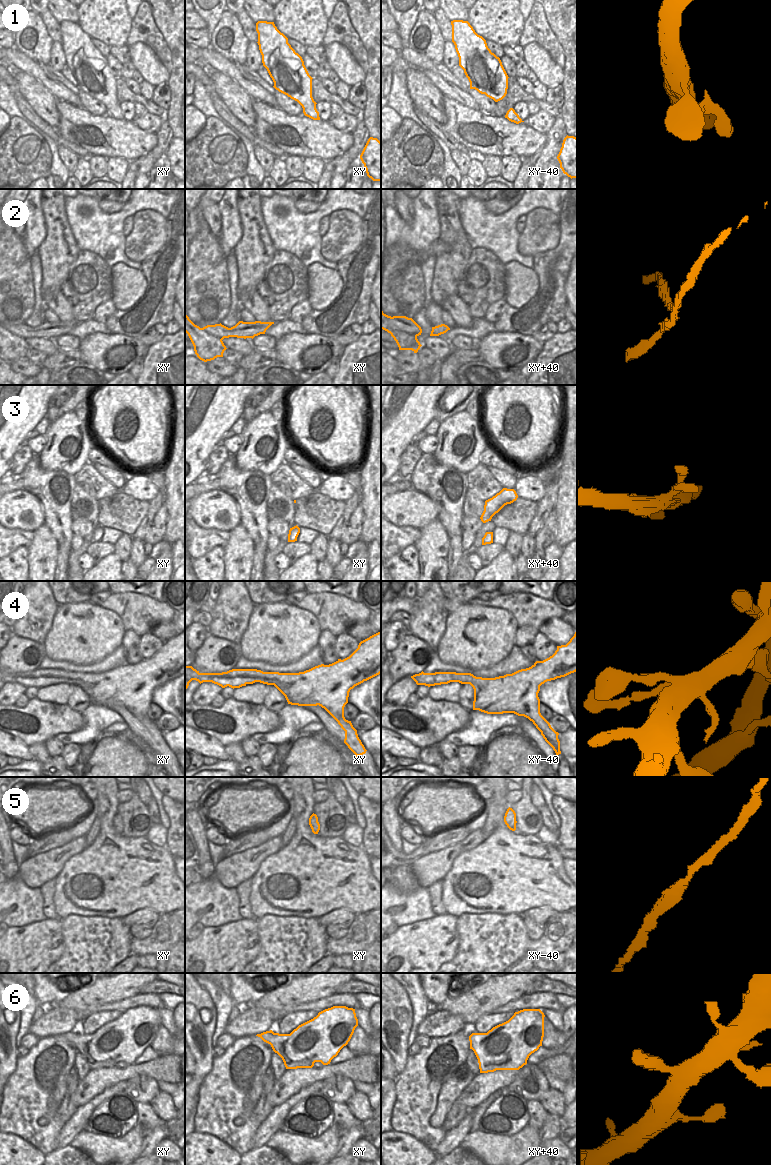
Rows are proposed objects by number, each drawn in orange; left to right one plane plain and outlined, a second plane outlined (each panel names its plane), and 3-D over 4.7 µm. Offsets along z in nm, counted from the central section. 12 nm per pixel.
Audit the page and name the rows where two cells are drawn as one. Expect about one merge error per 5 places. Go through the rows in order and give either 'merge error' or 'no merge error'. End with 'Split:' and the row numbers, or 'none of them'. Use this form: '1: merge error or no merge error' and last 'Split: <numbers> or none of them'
1: merge error
2: merge error
3: no merge error
4: no merge error
5: no merge error
6: no merge error
Split: 1, 2

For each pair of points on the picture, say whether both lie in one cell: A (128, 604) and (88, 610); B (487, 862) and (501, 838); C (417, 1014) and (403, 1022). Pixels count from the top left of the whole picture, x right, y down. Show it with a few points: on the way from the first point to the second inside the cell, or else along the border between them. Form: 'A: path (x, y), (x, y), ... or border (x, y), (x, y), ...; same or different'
A: border (96, 604), (114, 611), (122, 622); different
B: path (493, 856), (497, 852), (497, 844); same
C: border (406, 994), (411, 1006), (411, 1029), (408, 1040); different

